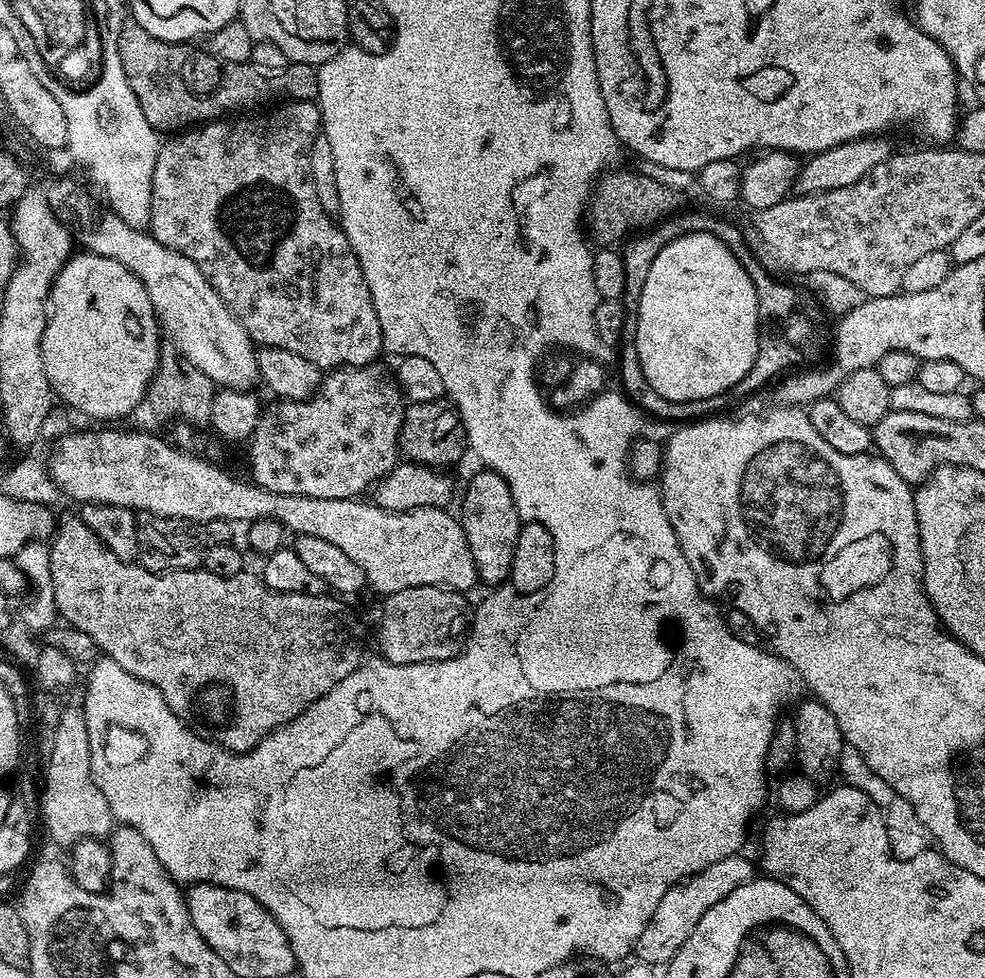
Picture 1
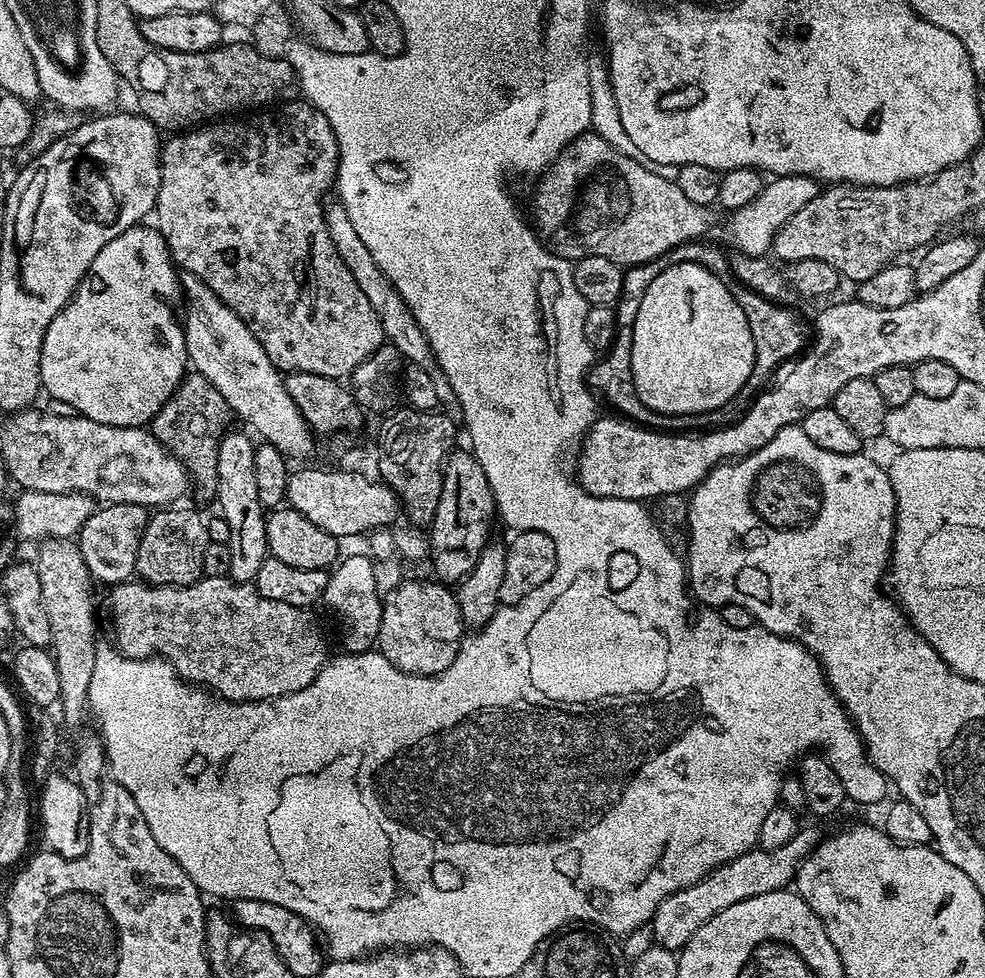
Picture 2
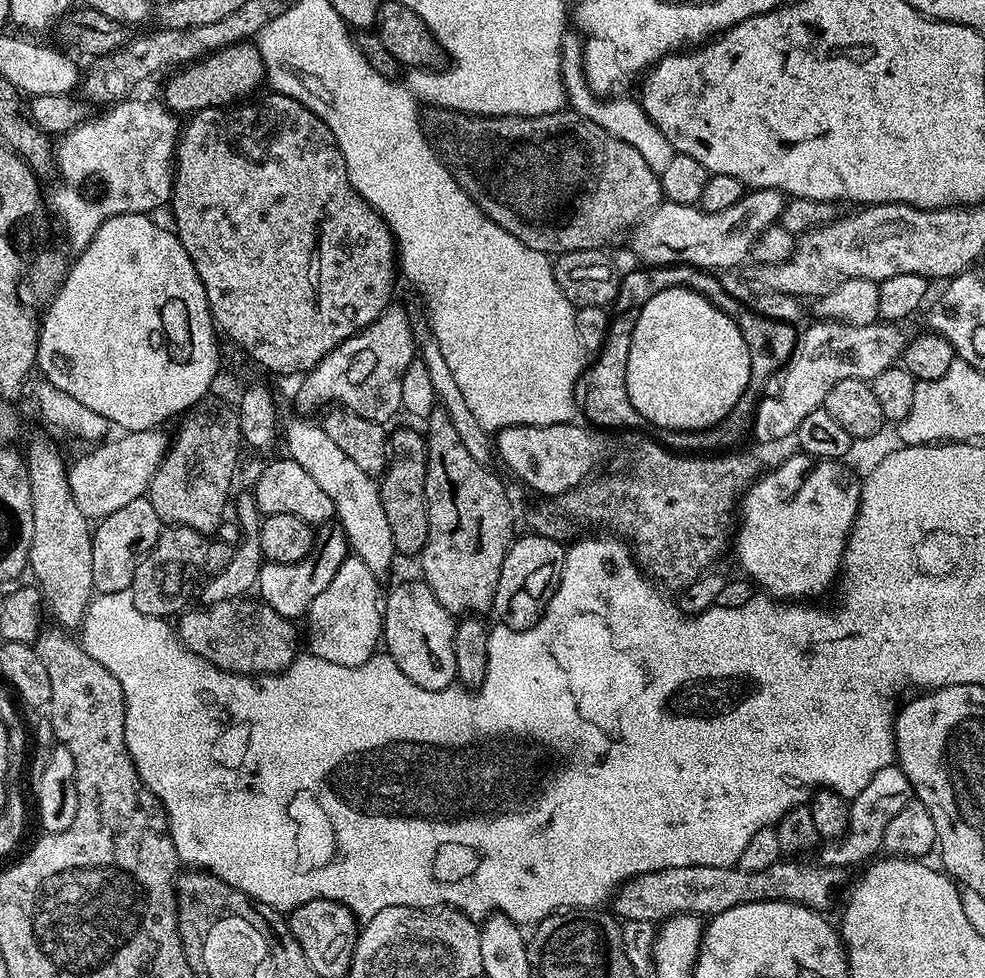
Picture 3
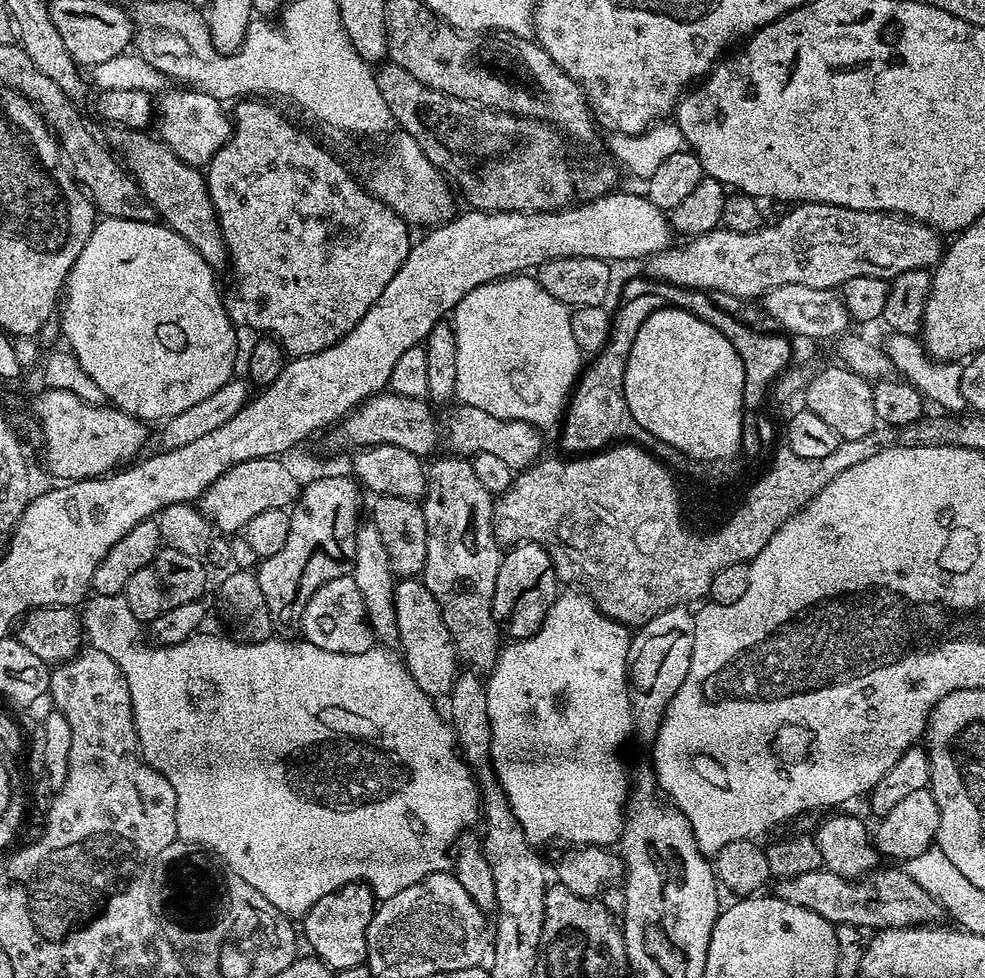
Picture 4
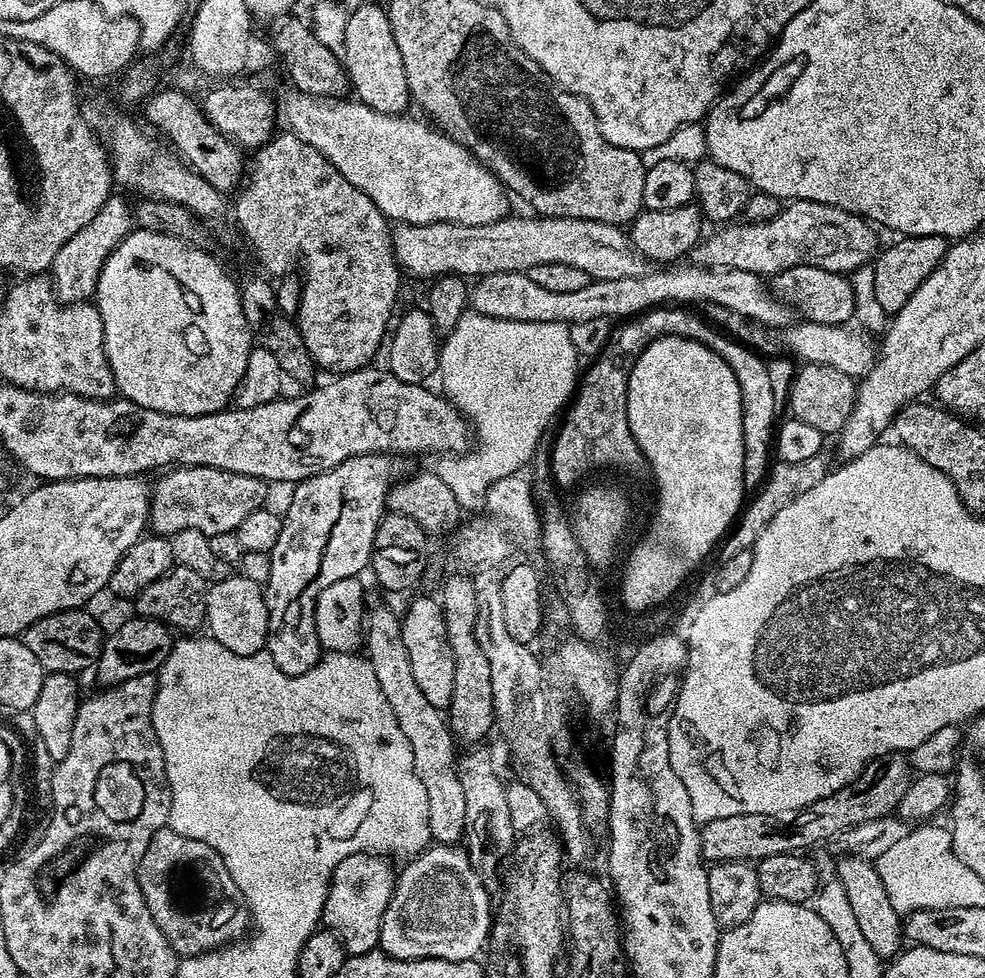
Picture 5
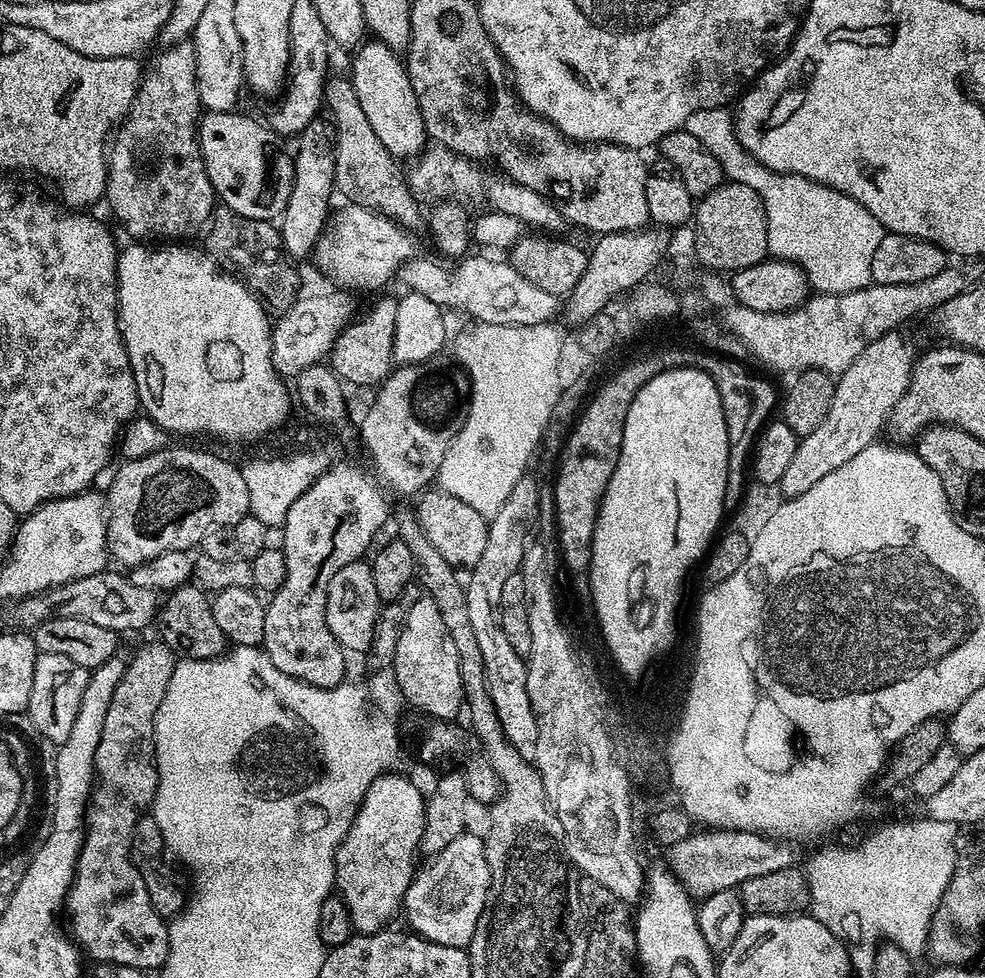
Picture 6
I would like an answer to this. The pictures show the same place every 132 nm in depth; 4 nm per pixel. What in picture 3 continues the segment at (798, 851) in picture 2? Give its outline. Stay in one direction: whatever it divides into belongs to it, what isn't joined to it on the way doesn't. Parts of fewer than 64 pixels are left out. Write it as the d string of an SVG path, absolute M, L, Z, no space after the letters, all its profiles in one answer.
M891 764L883 767L877 774L874 774L874 778L870 780L862 793L851 799L848 811L848 829L839 842L826 842L819 847L819 863L823 867L850 868L853 867L852 864L860 862L864 864L873 859L883 847L886 826L890 824L898 811L913 799L913 796L909 779L906 778L899 765Z

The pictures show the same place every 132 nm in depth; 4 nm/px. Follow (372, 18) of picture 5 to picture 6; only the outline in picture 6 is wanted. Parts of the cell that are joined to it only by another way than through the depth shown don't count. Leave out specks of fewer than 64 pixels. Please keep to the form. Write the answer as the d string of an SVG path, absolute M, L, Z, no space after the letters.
M372 38L355 49L350 79L358 103L366 113L366 119L374 134L378 134L382 146L390 150L397 161L411 161L425 151L429 143L428 131L422 122L422 110L418 110L418 98L414 98L414 86L410 86L405 61L390 46Z

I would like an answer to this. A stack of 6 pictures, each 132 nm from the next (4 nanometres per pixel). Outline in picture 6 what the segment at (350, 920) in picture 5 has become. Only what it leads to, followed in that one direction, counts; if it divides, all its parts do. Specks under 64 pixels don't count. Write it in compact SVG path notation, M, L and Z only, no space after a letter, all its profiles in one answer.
M396 775L376 777L366 790L344 843L336 852L335 891L350 914L353 929L365 936L385 931L391 925L388 923L392 915L401 911L424 829L425 793L420 793L414 781Z

